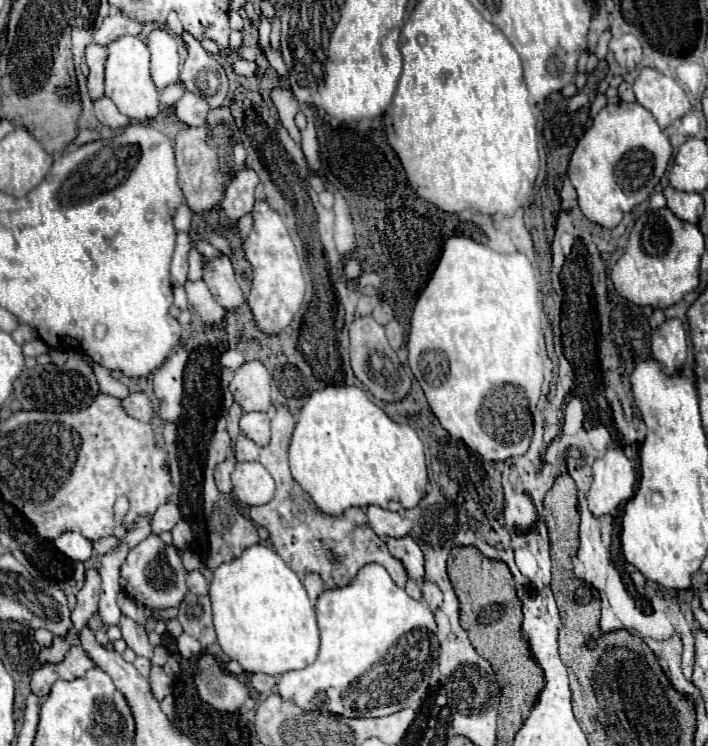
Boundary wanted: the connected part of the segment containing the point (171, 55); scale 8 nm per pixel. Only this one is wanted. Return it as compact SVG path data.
M156 27L148 35L148 47L152 53L150 61L150 75L158 91L168 87L178 79L178 67L180 67L180 57L178 57L178 47L180 47L180 37L174 33L168 33L162 27Z

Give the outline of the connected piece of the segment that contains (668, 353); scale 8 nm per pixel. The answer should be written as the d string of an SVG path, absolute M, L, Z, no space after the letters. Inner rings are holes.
M666 319L652 331L652 355L662 363L664 373L682 373L688 358L688 336L680 319Z

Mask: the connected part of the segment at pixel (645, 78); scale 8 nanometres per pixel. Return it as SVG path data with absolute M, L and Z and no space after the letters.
M644 67L634 81L636 101L646 107L660 127L672 125L690 111L690 101L684 89L668 75L654 67Z

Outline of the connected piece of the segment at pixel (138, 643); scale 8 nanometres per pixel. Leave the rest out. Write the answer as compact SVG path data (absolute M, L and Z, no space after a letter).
M122 615L120 629L122 629L122 637L124 637L126 645L130 649L134 649L136 655L142 655L146 659L152 657L152 645L148 643L148 635L146 635L146 629L142 625L138 625L134 619Z

